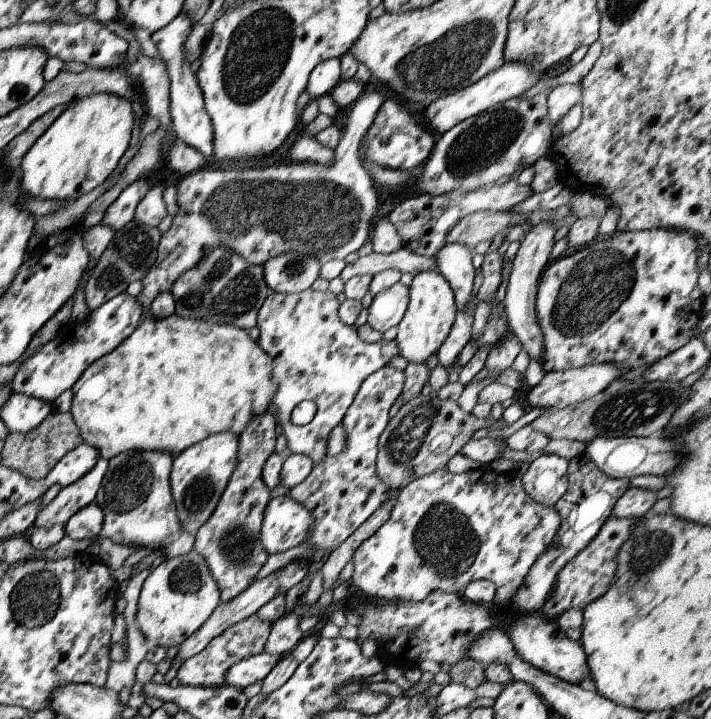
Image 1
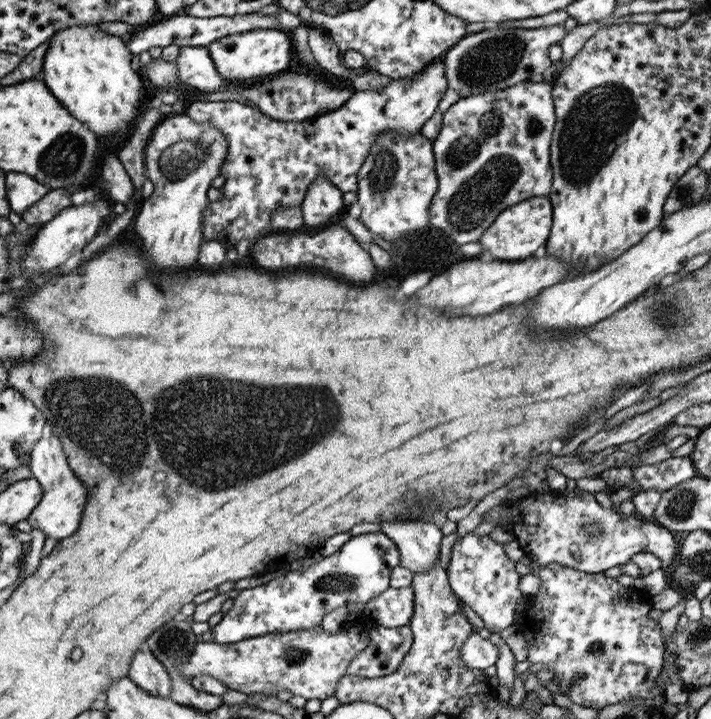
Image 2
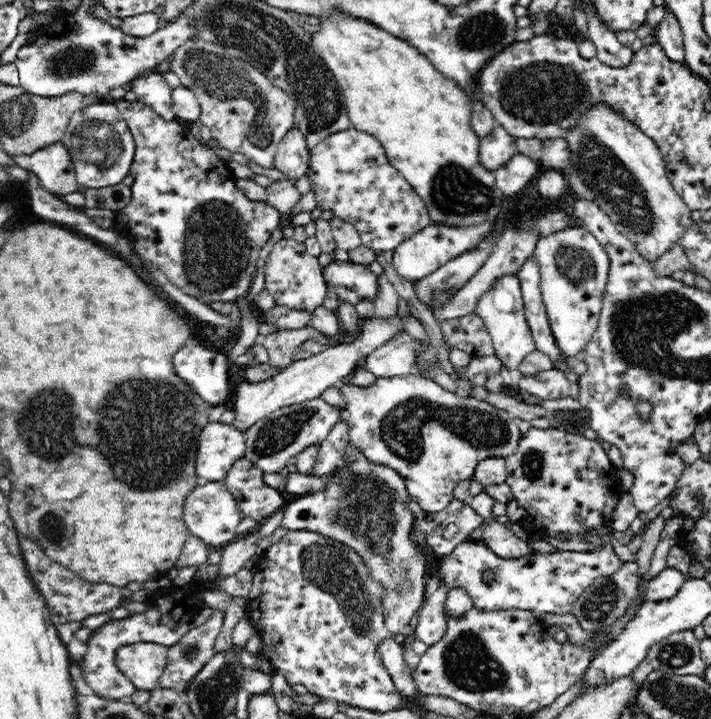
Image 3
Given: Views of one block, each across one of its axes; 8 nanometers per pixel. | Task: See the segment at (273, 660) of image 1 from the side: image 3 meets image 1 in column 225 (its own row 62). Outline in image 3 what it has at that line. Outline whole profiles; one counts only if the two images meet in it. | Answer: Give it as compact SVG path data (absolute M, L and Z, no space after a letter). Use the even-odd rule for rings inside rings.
M666 8L666 12L662 22L658 24L658 28L654 33L656 42L660 43L664 53L673 62L682 64L685 62L685 49L682 29L680 29L680 23L674 13L670 12L670 9Z

